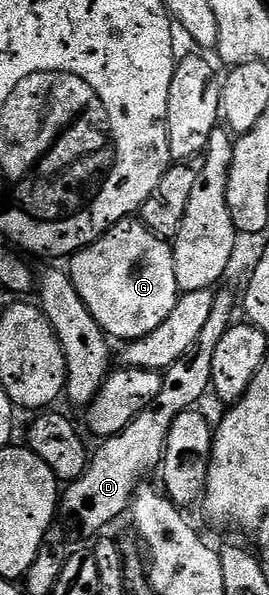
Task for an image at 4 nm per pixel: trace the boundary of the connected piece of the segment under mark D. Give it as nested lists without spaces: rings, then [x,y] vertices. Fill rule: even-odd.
[[[217,293],[213,298],[211,317],[199,331],[199,339],[193,348],[184,353],[169,369],[164,370],[163,380],[159,387],[159,395],[152,405],[148,405],[123,431],[114,437],[106,437],[101,445],[92,454],[89,466],[85,468],[82,477],[77,478],[64,490],[59,505],[79,528],[85,533],[97,533],[105,529],[116,517],[126,516],[127,510],[132,506],[133,494],[142,488],[145,476],[156,470],[163,459],[163,451],[167,443],[167,431],[171,423],[183,411],[194,408],[210,392],[213,380],[211,379],[211,359],[215,355],[215,347],[219,347],[219,339],[234,324],[233,297],[229,293]]]

